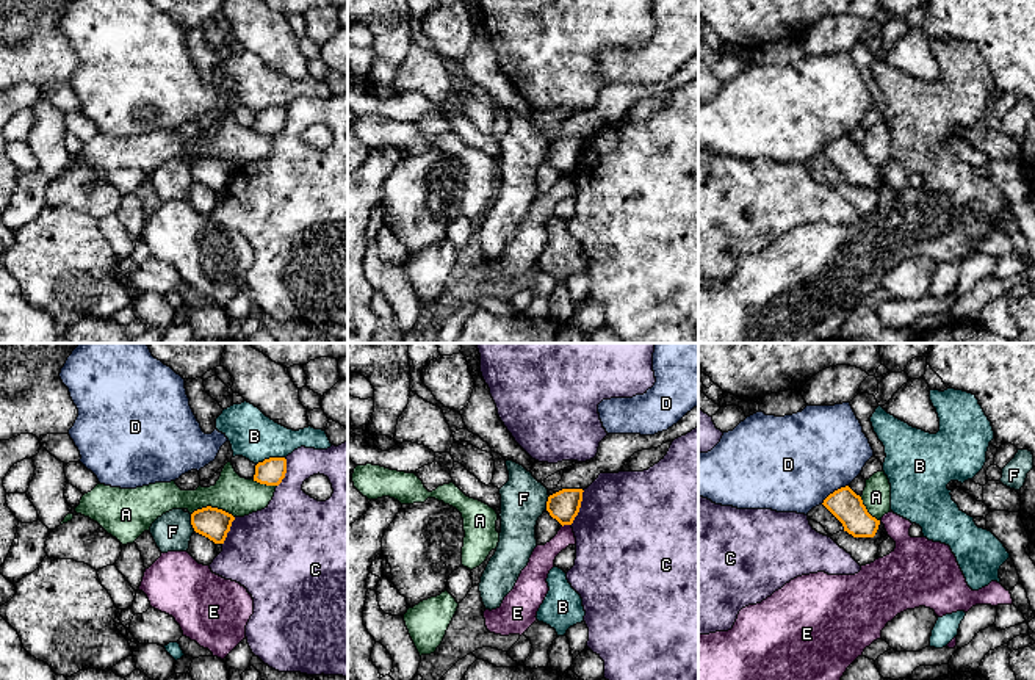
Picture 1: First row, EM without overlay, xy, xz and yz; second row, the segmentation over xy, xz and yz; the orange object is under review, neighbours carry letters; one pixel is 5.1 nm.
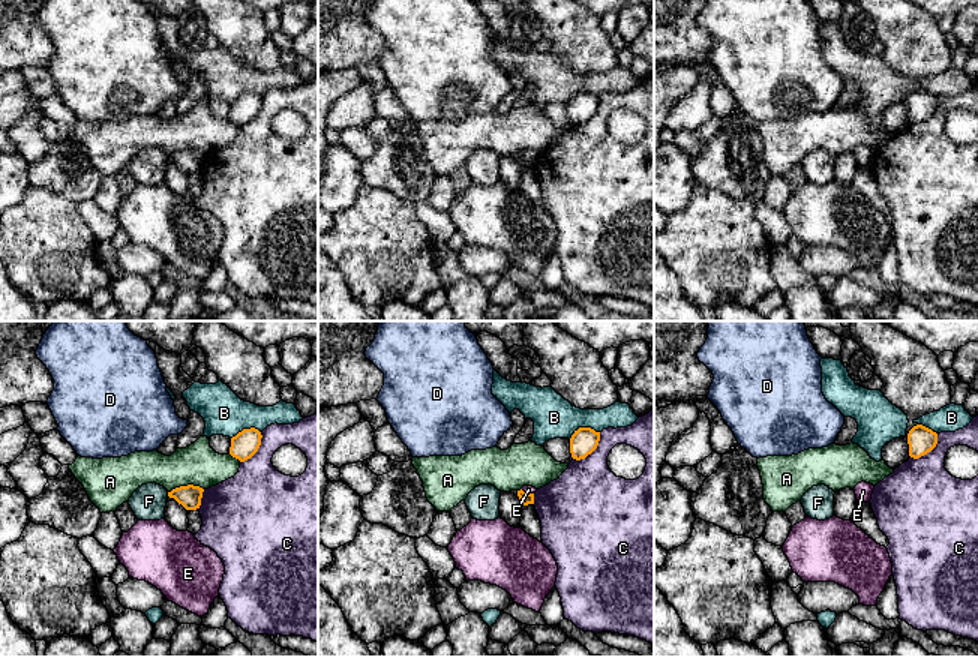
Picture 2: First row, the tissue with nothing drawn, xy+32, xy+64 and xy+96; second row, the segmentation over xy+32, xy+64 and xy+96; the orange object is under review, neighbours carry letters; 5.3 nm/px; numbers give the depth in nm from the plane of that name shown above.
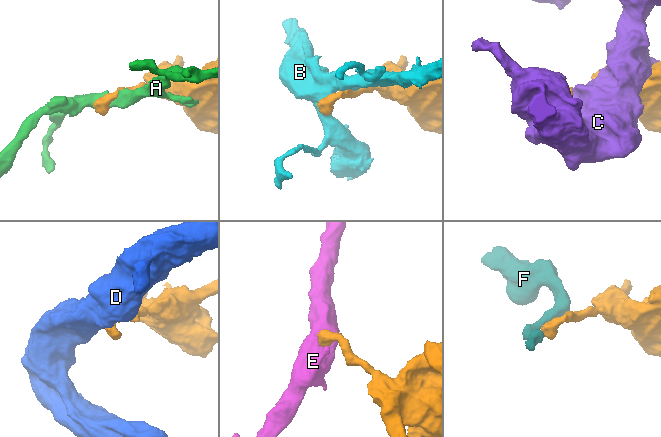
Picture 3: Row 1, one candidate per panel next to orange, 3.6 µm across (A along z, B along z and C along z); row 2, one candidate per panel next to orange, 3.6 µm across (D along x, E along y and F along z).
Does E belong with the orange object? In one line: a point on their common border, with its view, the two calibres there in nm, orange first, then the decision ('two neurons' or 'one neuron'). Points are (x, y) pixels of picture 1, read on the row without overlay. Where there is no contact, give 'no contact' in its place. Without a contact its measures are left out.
meets orange in xz at (566, 173); 160 nm thick on the orange side, 130 nm on the other; two neurons

